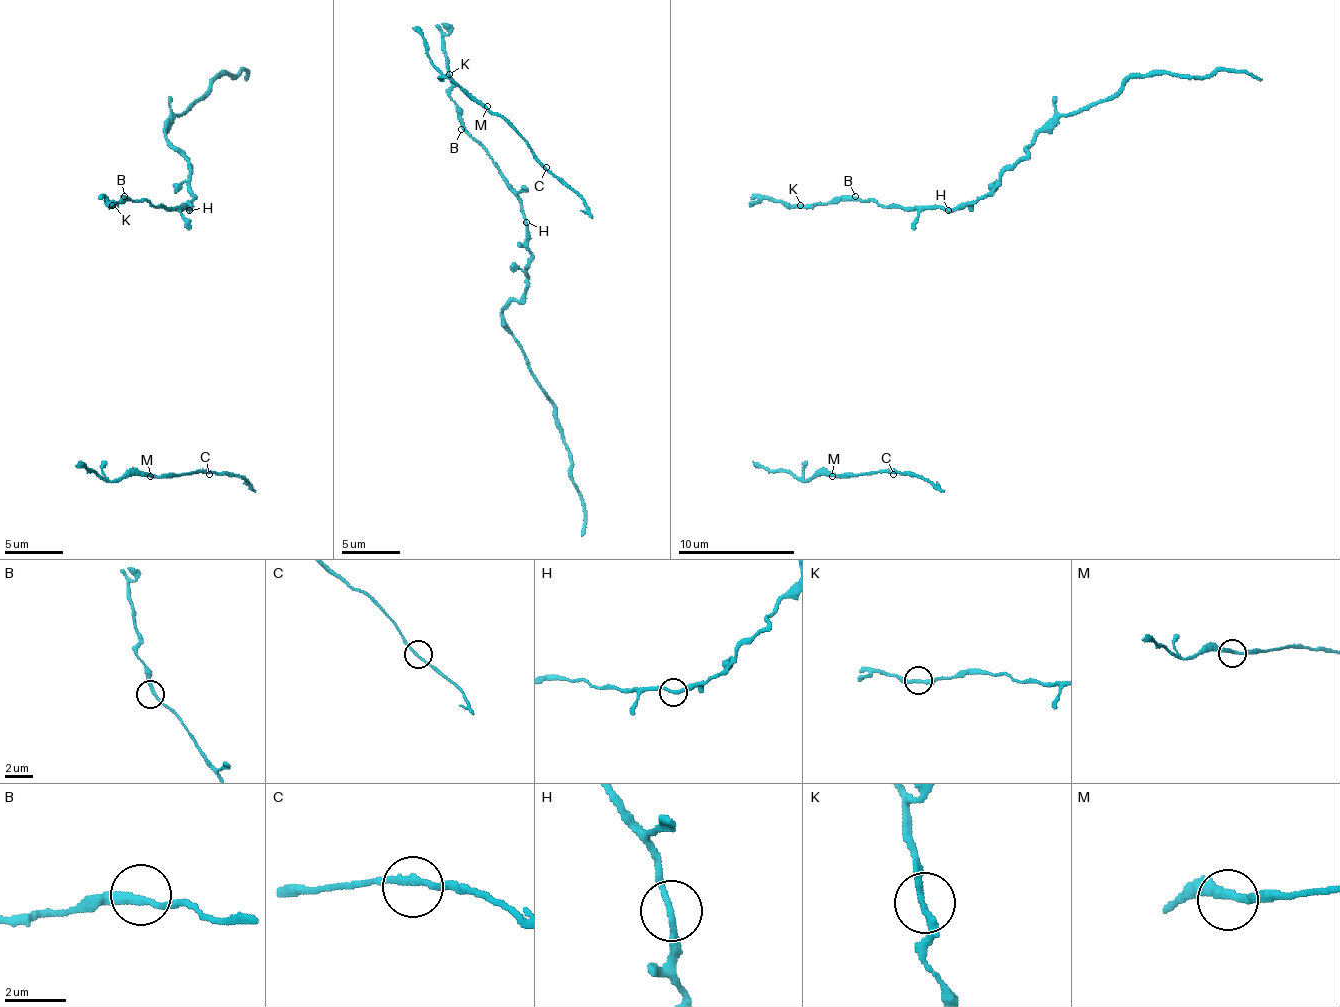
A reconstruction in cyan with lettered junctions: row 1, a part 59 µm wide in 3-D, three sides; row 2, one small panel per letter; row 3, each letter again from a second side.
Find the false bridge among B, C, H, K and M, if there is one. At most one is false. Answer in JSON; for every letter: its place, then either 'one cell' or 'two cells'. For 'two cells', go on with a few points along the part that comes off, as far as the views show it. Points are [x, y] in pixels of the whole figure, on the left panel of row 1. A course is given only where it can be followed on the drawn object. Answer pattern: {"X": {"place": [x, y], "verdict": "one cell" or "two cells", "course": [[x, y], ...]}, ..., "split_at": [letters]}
{"B": {"place": [124, 196], "verdict": "one cell"}, "C": {"place": [209, 474], "verdict": "one cell"}, "H": {"place": [189, 210], "verdict": "two cells", "course": [[188, 211], [194, 199], [188, 182], [191, 164], [165, 135], [165, 126], [220, 74], [247, 71], [244, 80]]}, "K": {"place": [112, 205], "verdict": "one cell"}, "M": {"place": [150, 476], "verdict": "one cell"}, "split_at": ["H"]}

